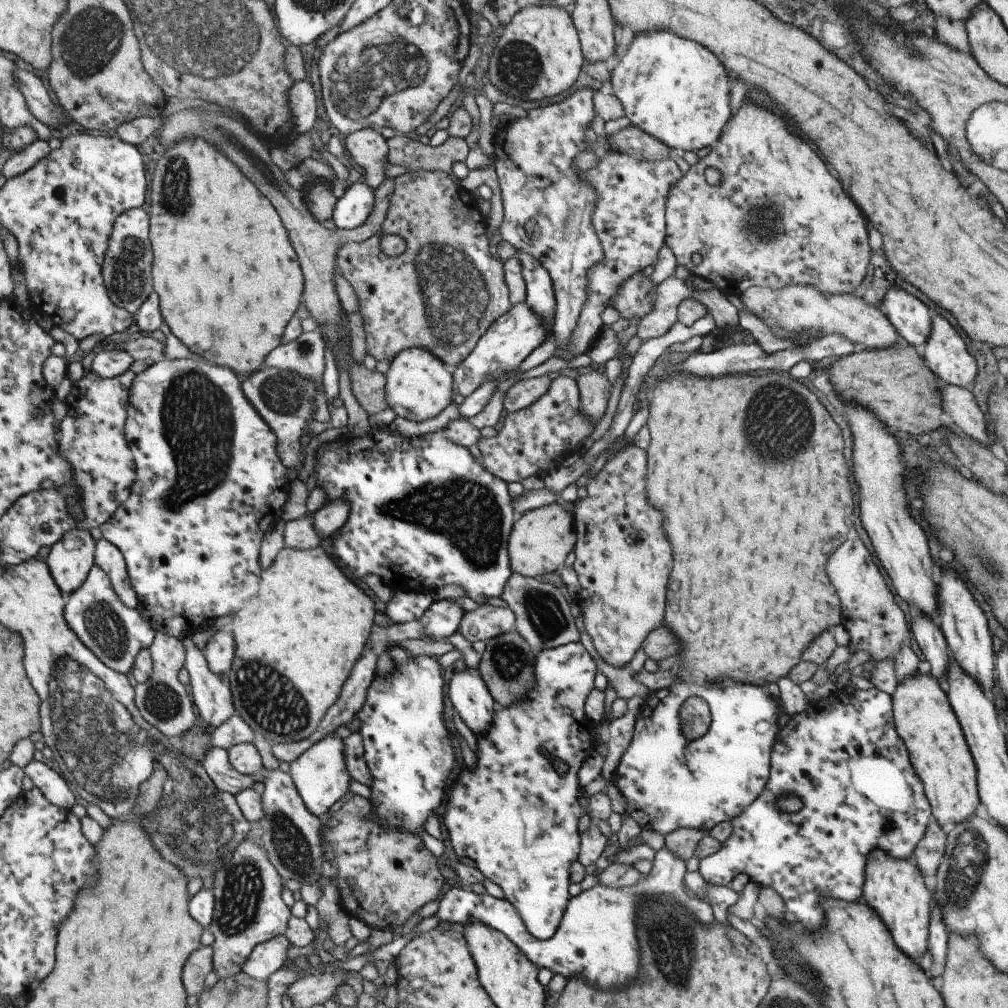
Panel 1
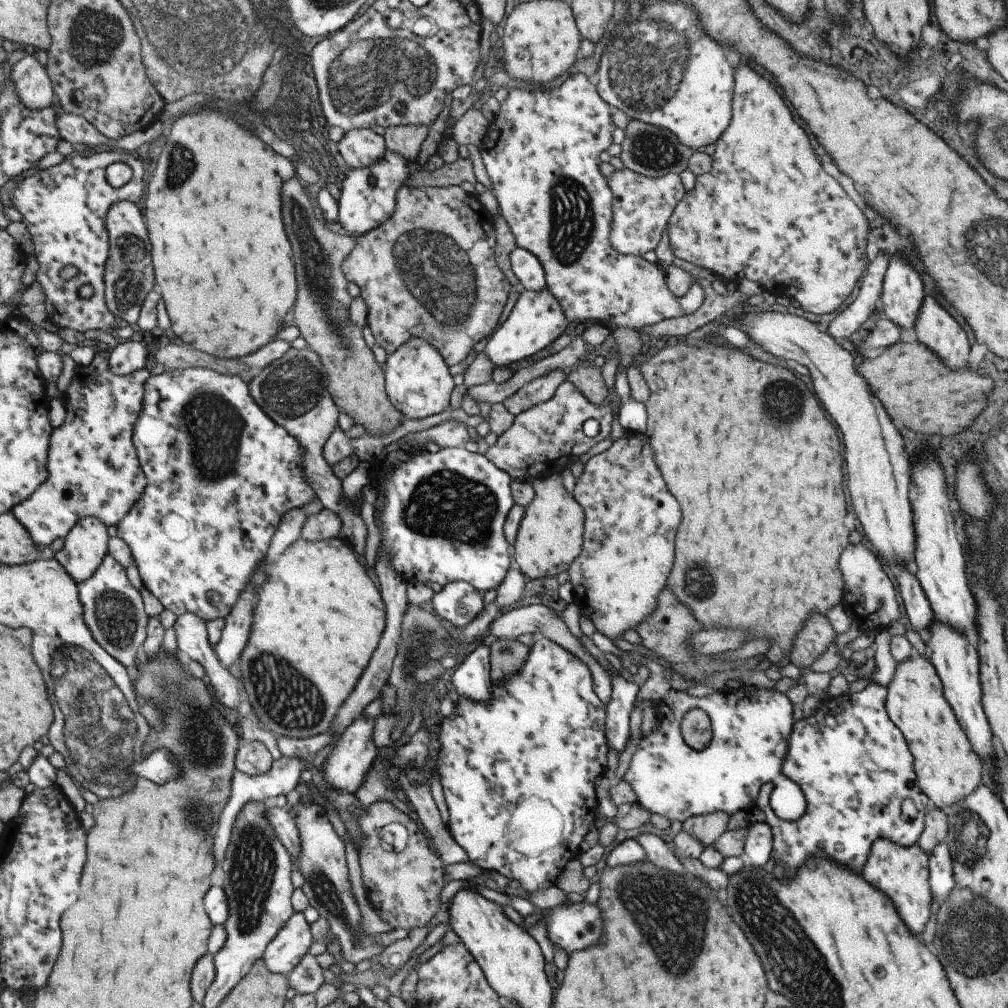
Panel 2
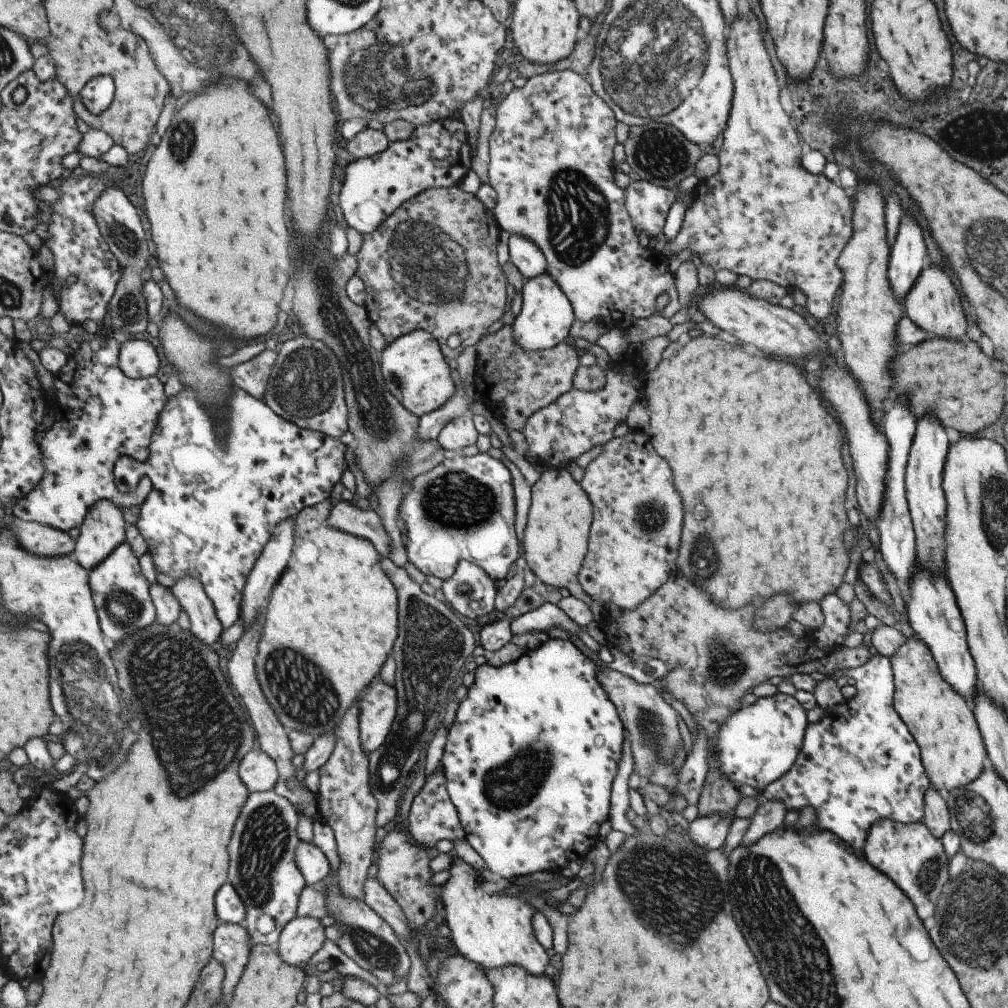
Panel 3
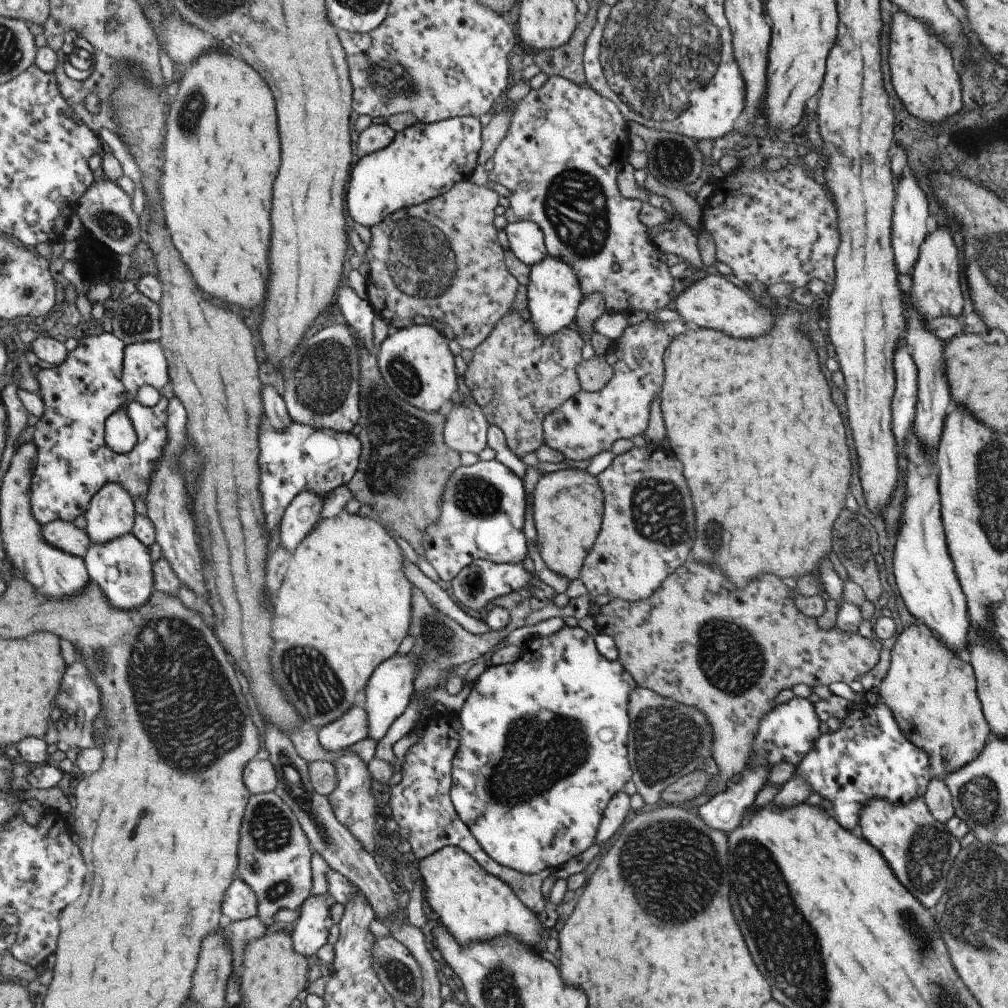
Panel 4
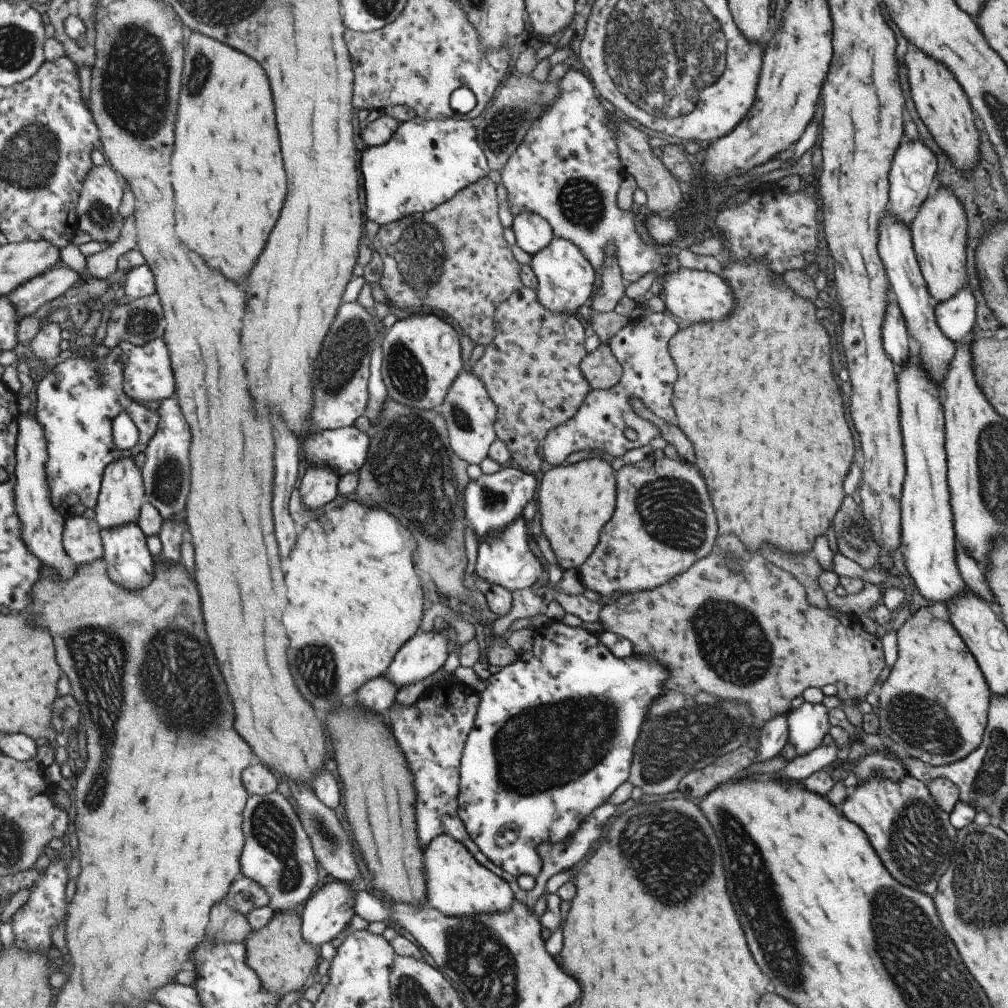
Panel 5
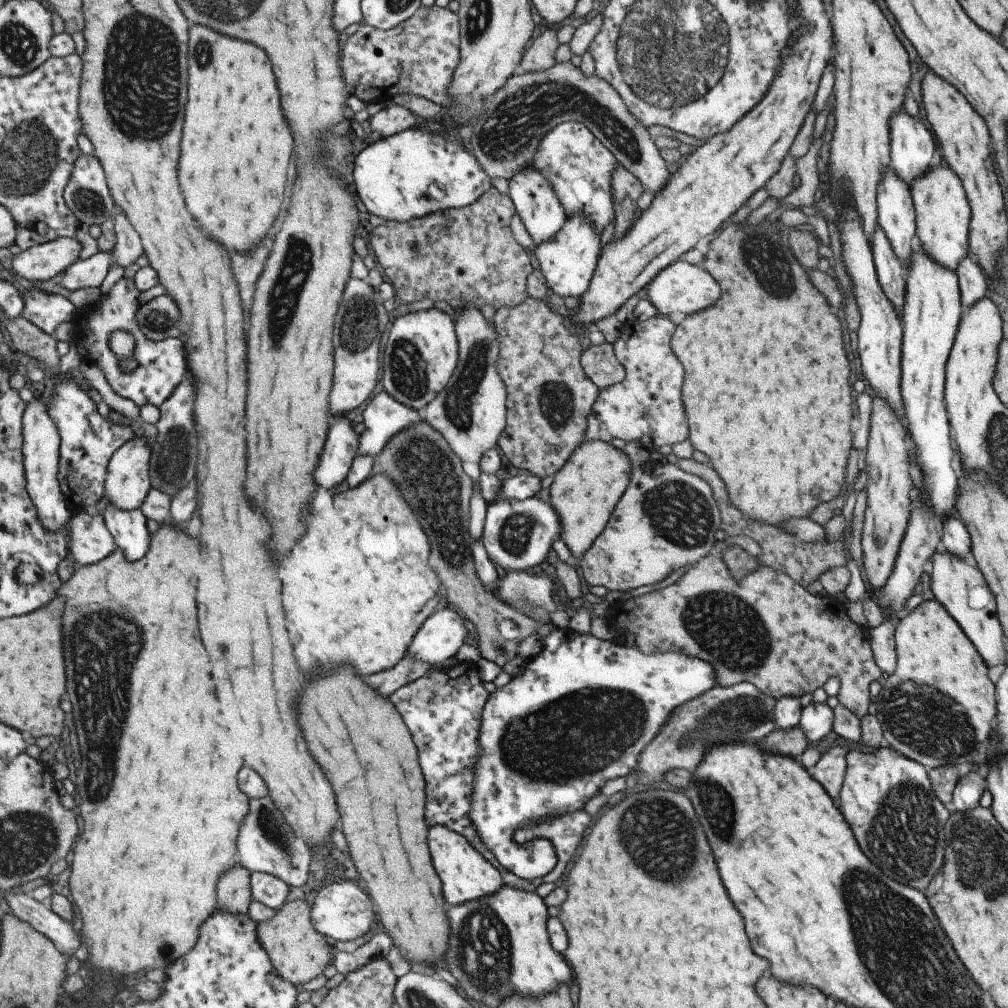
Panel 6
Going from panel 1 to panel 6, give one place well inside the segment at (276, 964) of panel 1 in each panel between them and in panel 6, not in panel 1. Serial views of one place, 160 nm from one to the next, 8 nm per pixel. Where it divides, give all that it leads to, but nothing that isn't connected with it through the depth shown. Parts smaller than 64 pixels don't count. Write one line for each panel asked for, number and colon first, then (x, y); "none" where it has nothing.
2: (292, 943)
3: (304, 936)
4: (311, 931)
5: (327, 915)
6: (343, 910)

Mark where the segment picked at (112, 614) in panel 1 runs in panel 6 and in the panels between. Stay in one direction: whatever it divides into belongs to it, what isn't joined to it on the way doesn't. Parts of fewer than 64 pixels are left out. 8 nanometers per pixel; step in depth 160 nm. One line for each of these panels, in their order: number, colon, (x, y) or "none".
2: (115, 612)
3: (122, 593)
4: (123, 568)
5: (130, 563)
6: (129, 527)

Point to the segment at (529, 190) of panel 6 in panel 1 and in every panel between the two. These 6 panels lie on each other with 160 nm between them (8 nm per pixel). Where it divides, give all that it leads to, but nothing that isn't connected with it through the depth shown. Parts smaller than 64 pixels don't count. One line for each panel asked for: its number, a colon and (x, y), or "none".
1: (541, 294)
2: (530, 270)
3: (527, 256)
4: (526, 238)
5: (533, 233)

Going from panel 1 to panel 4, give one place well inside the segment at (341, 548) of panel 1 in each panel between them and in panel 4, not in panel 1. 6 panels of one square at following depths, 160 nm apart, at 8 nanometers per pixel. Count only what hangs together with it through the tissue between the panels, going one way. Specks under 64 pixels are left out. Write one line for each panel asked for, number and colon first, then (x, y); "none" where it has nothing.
2: (444, 521)
3: (463, 510)
4: (483, 516)

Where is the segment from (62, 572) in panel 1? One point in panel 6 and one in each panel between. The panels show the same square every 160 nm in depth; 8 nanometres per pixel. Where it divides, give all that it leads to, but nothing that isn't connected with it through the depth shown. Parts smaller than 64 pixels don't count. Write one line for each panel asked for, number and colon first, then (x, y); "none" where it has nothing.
2: (86, 547)
3: (104, 529)
4: (111, 514)
5: (123, 493)
6: (129, 481)

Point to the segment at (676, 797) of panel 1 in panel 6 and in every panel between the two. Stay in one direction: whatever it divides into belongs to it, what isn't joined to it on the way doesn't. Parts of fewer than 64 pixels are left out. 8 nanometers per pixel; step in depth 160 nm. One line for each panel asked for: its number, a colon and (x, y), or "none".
2: (751, 726)
3: (756, 745)
4: (786, 733)
5: (807, 724)
6: (815, 721)

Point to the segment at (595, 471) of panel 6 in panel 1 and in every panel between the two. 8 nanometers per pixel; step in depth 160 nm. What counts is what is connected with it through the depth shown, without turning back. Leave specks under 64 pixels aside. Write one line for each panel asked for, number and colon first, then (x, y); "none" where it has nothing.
1: (541, 538)
2: (549, 539)
3: (556, 536)
4: (568, 504)
5: (576, 500)

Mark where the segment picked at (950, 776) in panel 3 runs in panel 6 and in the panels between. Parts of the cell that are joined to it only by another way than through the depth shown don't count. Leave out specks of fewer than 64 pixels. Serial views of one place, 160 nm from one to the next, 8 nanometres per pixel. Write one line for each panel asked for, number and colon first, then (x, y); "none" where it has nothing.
4: (931, 692)
5: (933, 704)
6: (937, 707)

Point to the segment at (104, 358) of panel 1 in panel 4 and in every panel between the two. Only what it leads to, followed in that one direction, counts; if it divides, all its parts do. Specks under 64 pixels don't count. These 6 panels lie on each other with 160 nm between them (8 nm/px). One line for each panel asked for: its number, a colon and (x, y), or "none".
2: (125, 359)
3: (139, 359)
4: (145, 363)

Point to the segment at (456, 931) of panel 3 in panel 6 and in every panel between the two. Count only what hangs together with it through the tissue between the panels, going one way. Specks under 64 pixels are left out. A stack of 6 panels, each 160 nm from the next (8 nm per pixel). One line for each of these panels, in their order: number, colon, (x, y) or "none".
4: (475, 905)
5: (458, 884)
6: (467, 875)

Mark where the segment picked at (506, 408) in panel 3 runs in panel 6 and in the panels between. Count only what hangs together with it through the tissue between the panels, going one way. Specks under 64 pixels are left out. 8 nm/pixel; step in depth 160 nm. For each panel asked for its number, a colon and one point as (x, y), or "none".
4: (518, 377)
5: (531, 369)
6: (549, 397)

